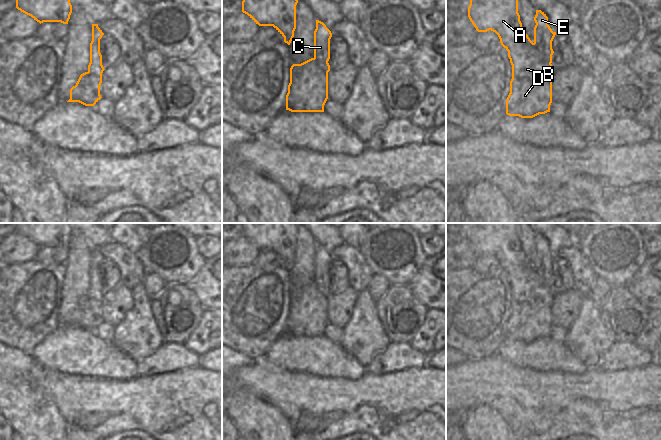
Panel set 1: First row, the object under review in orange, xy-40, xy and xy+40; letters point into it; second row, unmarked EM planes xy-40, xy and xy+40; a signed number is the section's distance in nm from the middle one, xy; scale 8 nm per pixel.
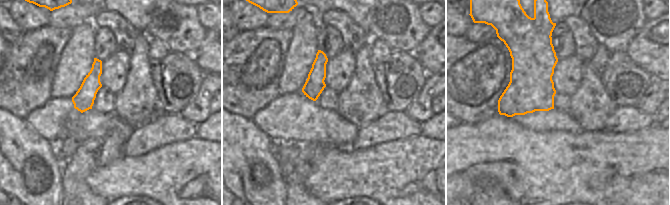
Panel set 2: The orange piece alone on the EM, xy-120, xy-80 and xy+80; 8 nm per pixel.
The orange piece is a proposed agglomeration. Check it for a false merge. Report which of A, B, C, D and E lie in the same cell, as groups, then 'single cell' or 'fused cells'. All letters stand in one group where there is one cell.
groups A B D / C E; fused cells

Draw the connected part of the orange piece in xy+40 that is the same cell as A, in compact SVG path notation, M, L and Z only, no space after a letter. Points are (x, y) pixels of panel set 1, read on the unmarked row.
M470 223L468 241L478 256L495 256L501 269L508 275L512 303L510 317L506 323L506 338L533 342L550 336L554 293L524 255L518 237L518 223Z

